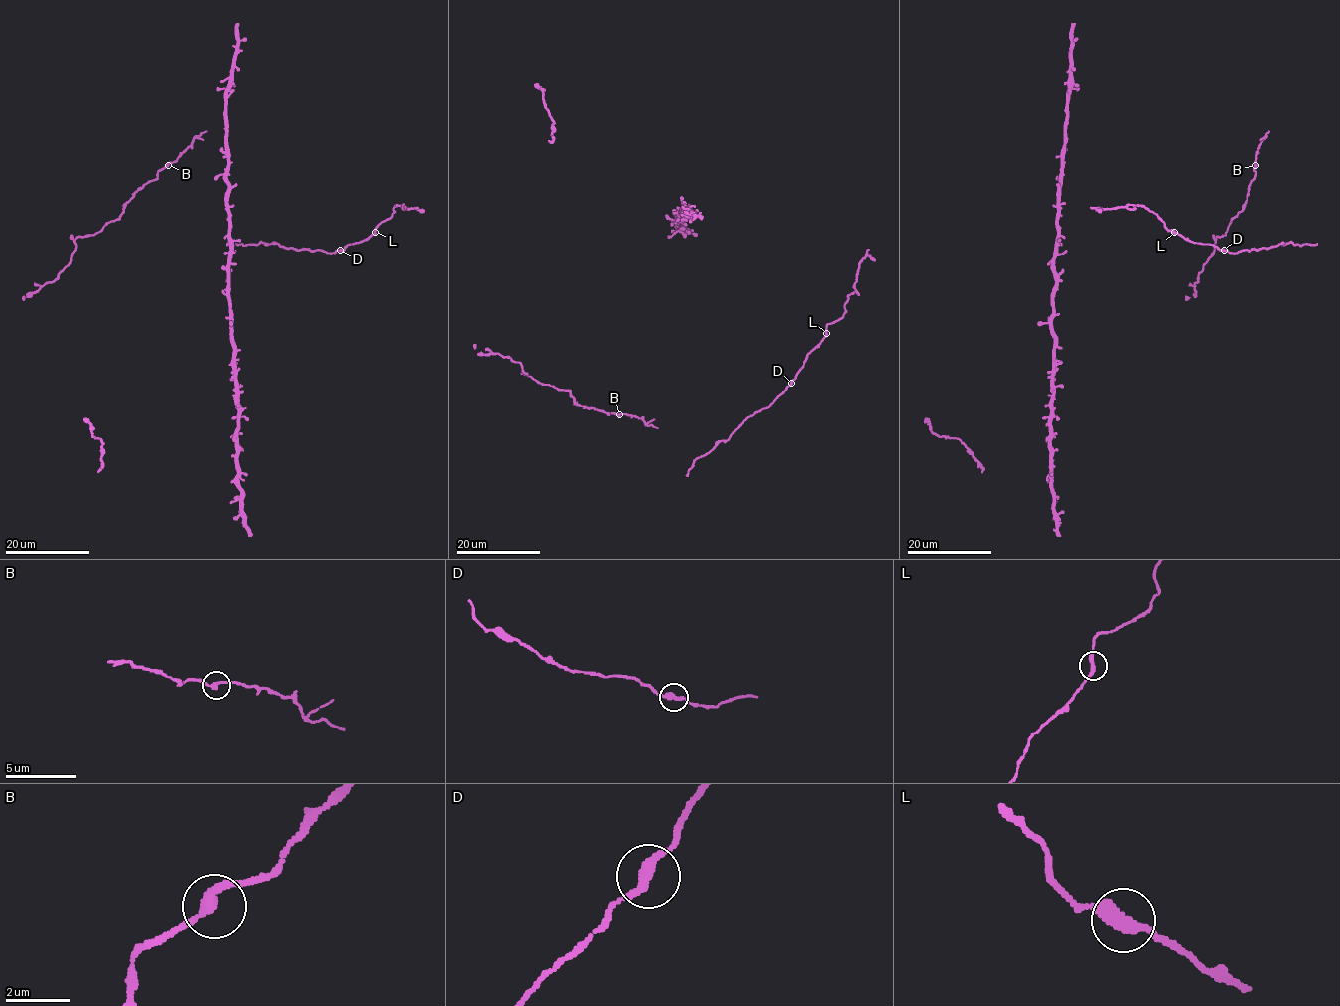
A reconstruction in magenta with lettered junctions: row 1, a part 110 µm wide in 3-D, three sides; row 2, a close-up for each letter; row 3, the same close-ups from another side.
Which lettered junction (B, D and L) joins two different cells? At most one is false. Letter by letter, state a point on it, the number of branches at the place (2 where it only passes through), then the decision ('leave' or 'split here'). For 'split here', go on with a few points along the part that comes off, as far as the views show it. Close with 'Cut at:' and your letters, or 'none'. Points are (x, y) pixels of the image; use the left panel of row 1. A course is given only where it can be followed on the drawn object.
B: place (168, 165); branches 2; leave
D: place (340, 250); branches 2; leave
L: place (375, 232); branches 2; leave
Cut at: none

